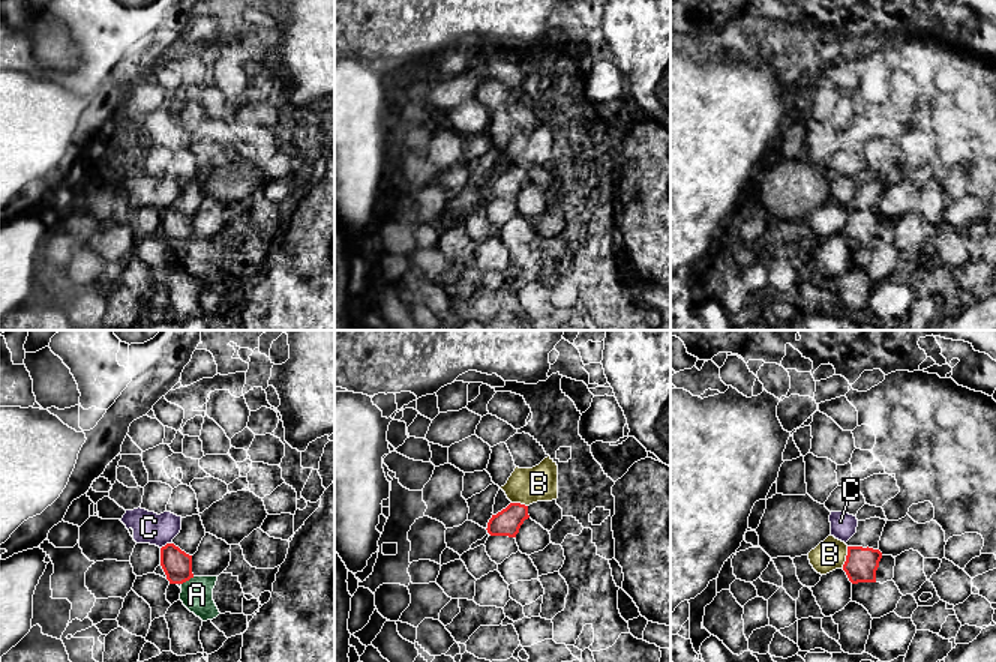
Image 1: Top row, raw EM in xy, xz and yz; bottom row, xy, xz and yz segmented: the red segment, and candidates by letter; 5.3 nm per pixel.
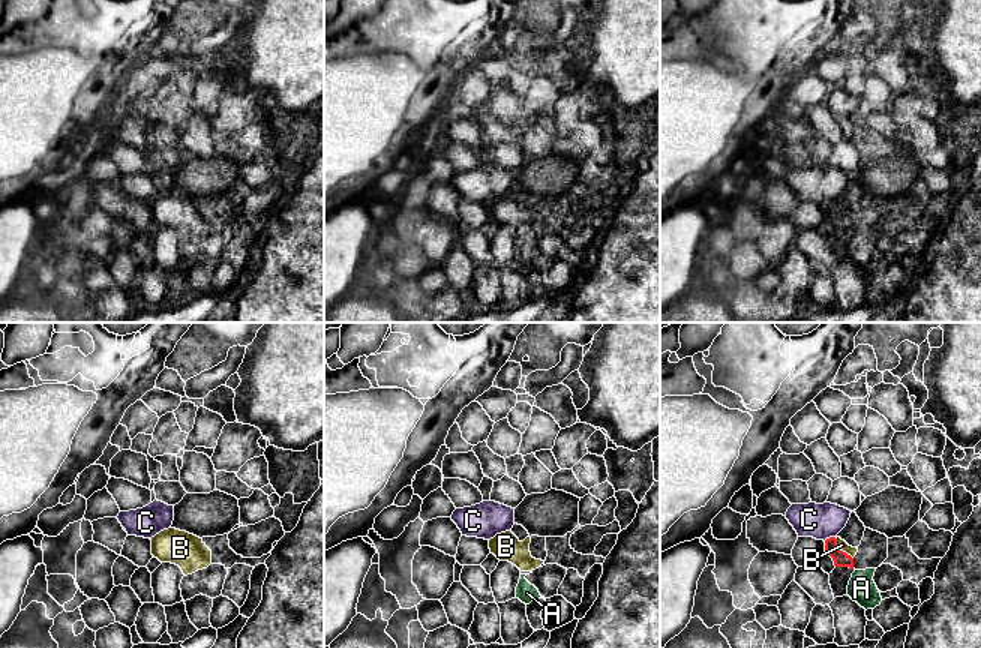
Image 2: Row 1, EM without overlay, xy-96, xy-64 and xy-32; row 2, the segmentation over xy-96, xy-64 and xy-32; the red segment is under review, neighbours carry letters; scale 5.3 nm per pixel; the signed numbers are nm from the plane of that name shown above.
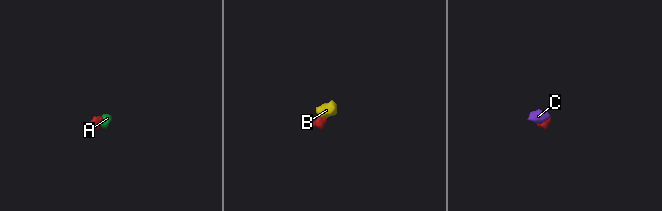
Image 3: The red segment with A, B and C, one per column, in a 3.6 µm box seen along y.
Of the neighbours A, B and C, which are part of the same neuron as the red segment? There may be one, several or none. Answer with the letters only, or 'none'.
A, B, C

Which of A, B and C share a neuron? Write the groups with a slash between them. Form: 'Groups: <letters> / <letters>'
Groups: A B C

